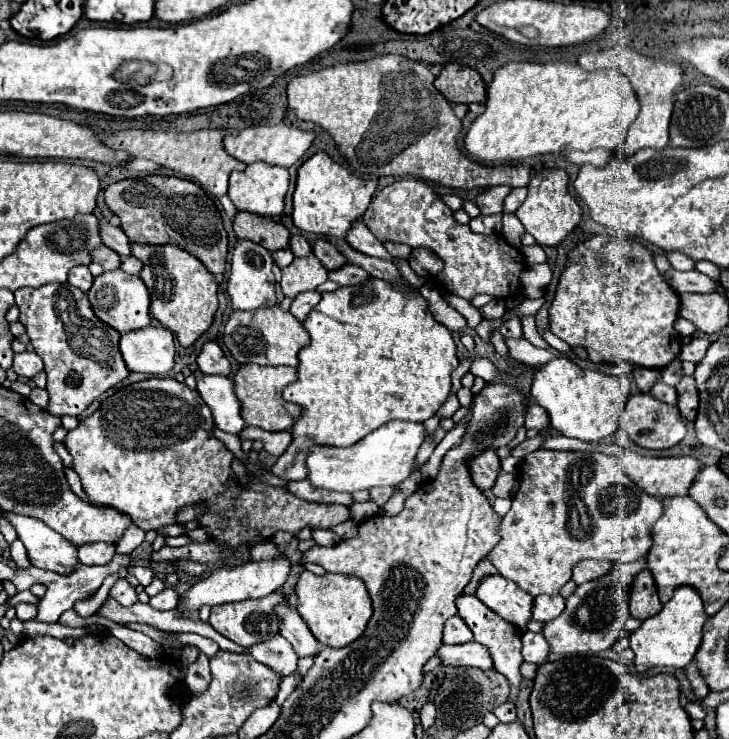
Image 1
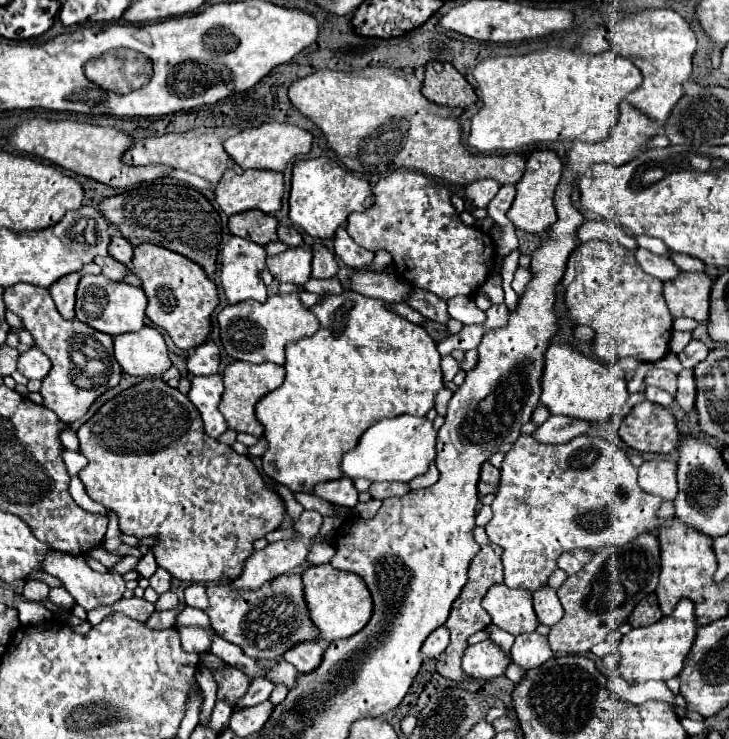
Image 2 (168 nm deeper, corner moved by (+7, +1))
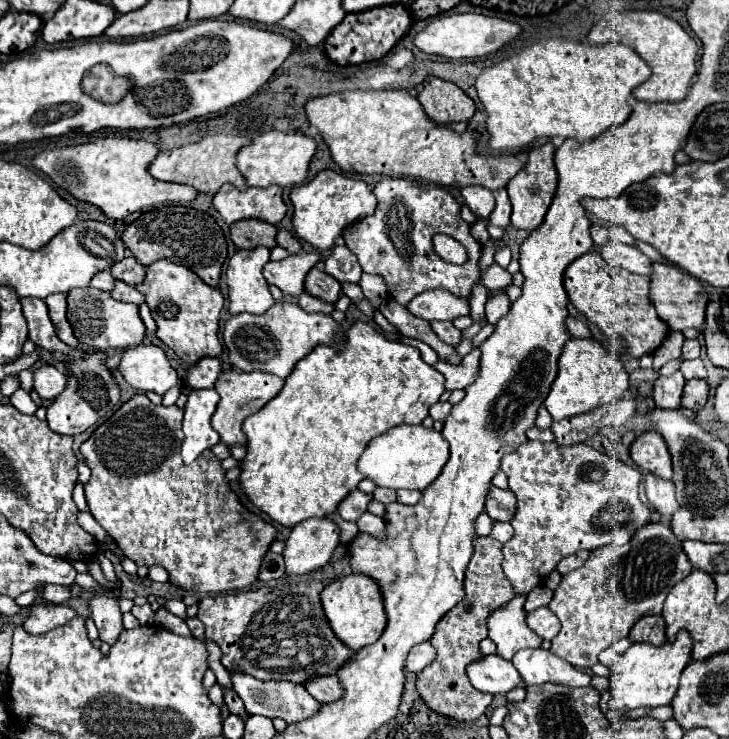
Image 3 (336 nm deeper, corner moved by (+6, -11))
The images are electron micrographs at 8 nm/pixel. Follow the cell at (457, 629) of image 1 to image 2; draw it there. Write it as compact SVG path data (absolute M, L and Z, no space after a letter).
M444 626L436 628L436 632L432 632L432 636L428 636L428 640L424 640L424 648L422 648L422 654L428 656L428 658L436 658L440 656L440 652L444 652L444 648L448 646L448 630Z

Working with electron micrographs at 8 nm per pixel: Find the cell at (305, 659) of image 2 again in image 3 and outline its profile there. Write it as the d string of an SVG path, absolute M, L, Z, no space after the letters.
M313 676L305 682L305 688L317 702L341 698L341 684L337 684L337 678L333 676Z

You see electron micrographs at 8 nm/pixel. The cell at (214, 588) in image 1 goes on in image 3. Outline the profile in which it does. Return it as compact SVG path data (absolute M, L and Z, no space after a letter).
M309 518L297 524L291 530L291 536L285 542L283 558L285 558L285 576L305 576L321 566L325 566L339 544L339 528L327 518Z

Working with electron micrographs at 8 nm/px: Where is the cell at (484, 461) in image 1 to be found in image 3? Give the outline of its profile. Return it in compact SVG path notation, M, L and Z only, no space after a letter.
M497 486L489 488L487 500L485 500L485 512L493 520L501 520L501 522L511 520L513 512L515 512L515 496L513 496L513 492L501 490Z

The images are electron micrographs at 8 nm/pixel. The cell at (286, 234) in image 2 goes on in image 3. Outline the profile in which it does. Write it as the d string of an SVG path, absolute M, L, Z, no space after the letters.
M279 230L277 234L277 244L285 250L289 250L289 254L299 254L301 252L301 244L299 240L289 232L289 230Z

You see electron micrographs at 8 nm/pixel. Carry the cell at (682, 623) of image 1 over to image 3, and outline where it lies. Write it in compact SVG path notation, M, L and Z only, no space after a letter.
M681 630L673 642L665 642L661 646L631 644L631 648L623 656L619 656L619 660L611 668L611 684L609 684L611 710L627 712L639 706L655 708L655 706L671 704L679 688L679 676L683 668L691 662L691 648L693 648L693 640L685 630Z

